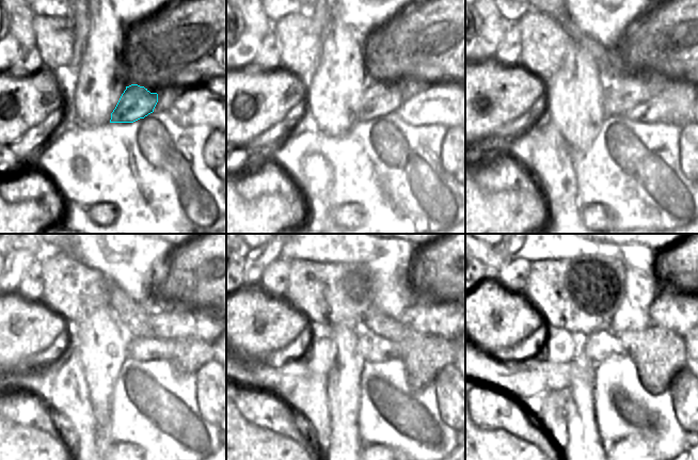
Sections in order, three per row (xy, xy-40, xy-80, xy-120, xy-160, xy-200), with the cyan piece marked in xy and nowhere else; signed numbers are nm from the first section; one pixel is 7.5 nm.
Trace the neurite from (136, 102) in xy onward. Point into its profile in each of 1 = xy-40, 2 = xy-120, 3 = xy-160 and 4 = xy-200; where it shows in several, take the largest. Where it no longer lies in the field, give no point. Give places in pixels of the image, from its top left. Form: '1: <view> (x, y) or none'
1: xy-40 (378, 100)
2: xy-120 (171, 323)
3: xy-160 (421, 316)
4: xy-200 (668, 310)

